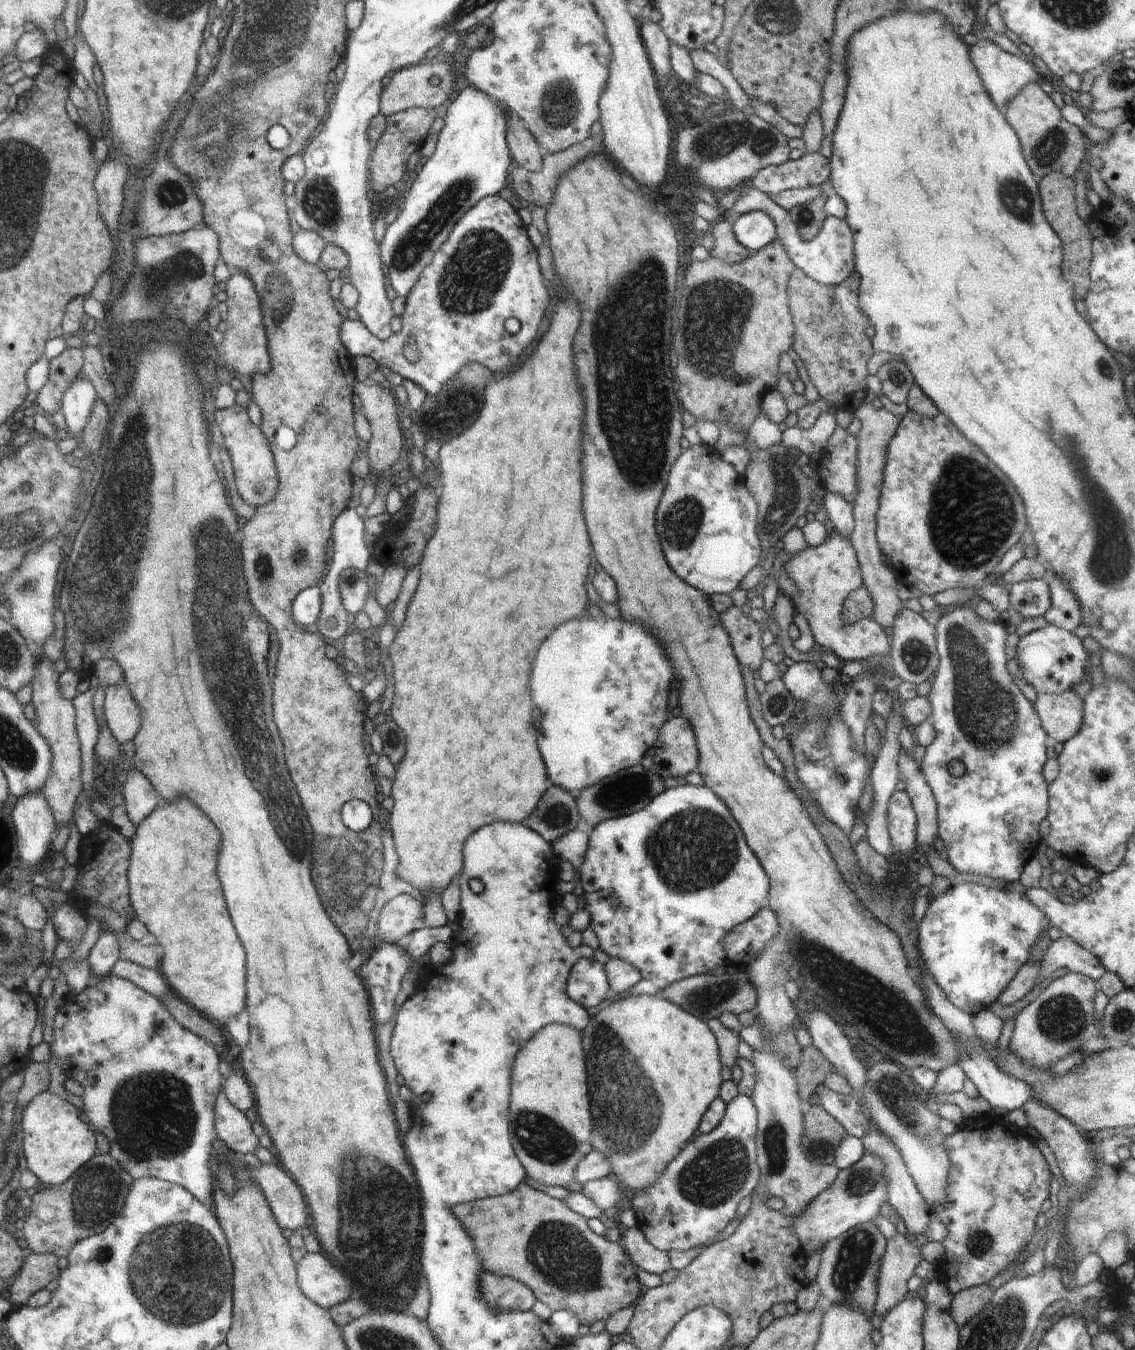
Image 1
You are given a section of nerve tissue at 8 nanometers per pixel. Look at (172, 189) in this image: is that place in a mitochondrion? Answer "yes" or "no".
yes

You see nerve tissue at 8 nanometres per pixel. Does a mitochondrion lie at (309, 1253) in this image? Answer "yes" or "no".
no

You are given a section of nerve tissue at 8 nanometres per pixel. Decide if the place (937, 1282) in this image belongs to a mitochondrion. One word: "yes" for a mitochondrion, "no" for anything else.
no

